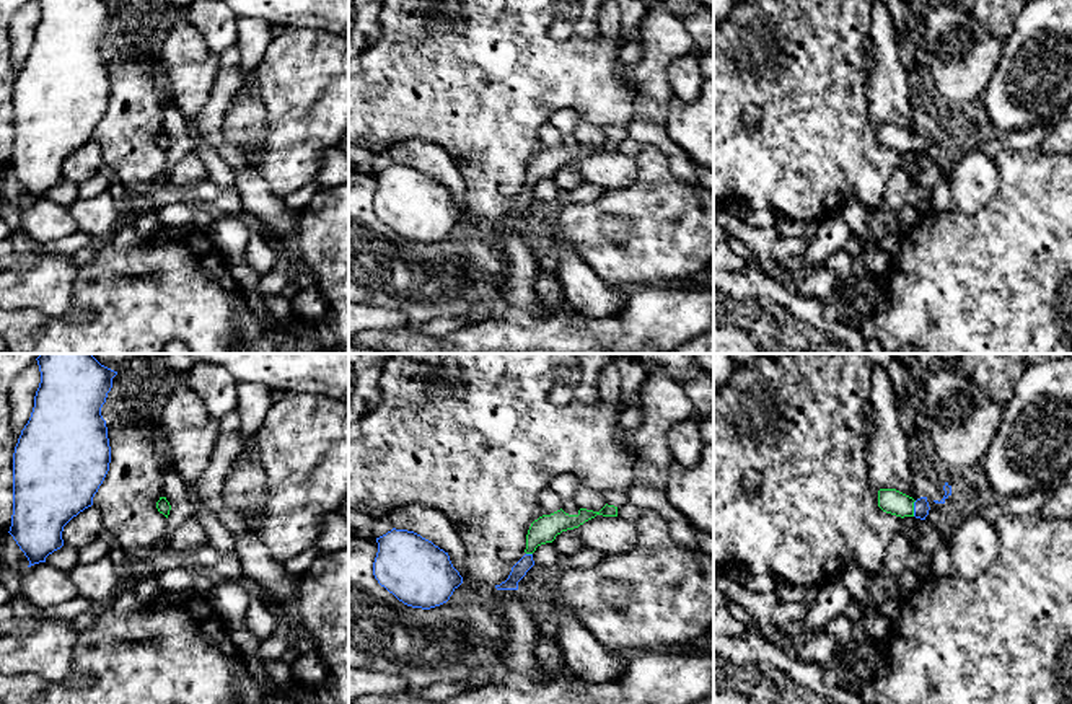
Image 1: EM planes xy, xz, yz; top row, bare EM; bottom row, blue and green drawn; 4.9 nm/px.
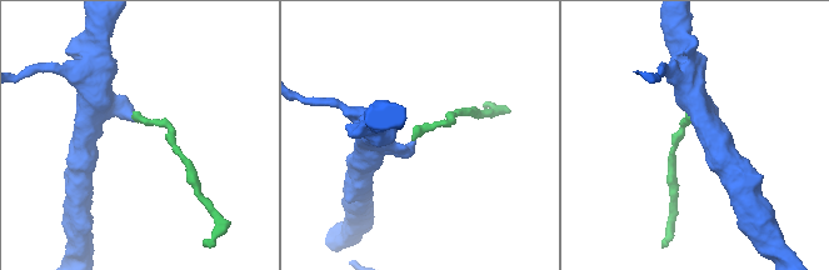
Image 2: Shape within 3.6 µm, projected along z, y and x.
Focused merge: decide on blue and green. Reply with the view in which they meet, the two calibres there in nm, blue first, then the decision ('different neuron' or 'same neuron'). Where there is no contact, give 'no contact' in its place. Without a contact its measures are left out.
yz | 80/120 nm | same neuron

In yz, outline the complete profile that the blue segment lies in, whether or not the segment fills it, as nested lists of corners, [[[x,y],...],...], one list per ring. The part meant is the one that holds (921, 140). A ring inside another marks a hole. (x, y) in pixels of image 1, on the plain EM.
[[[880,124],[878,125],[878,142],[896,152],[916,152],[925,155],[929,150],[927,132],[914,135],[912,132],[896,125],[896,124]]]

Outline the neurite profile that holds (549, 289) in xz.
[[[534,272],[533,285],[538,295],[534,303],[533,316],[541,318],[546,310],[554,310],[556,306],[567,303],[564,295],[564,285],[554,272]]]

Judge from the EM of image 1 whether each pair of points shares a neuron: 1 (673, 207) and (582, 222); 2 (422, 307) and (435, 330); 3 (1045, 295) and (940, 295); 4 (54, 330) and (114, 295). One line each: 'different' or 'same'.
1: same
2: different
3: same
4: same

